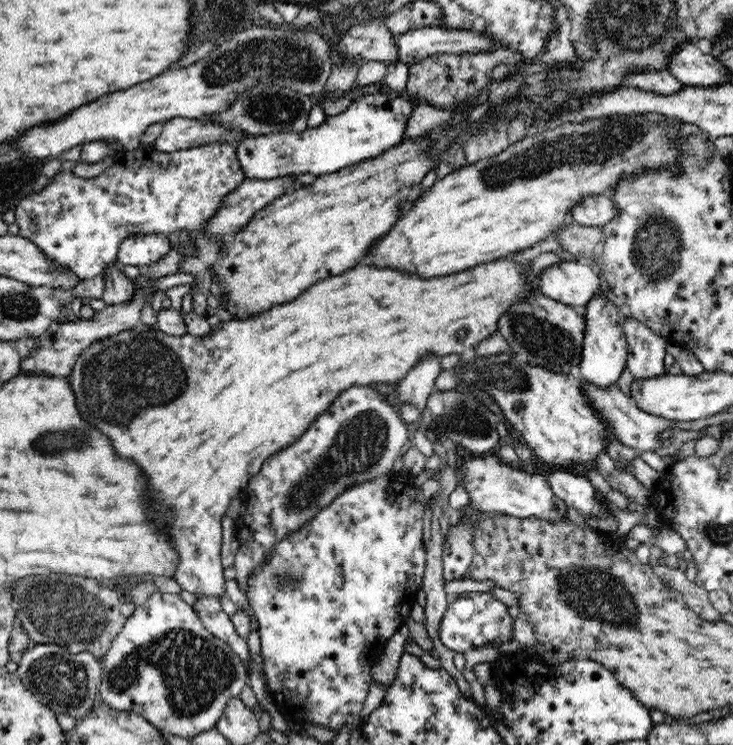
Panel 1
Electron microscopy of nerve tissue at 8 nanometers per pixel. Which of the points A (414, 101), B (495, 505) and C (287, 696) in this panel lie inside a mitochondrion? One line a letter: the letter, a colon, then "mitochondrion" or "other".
A: other
B: other
C: other

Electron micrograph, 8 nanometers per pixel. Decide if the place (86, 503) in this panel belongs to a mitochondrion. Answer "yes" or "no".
no

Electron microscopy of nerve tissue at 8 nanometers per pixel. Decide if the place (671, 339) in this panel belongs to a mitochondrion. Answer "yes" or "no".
no

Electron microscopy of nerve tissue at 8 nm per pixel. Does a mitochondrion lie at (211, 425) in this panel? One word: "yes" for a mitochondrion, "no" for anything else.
no

